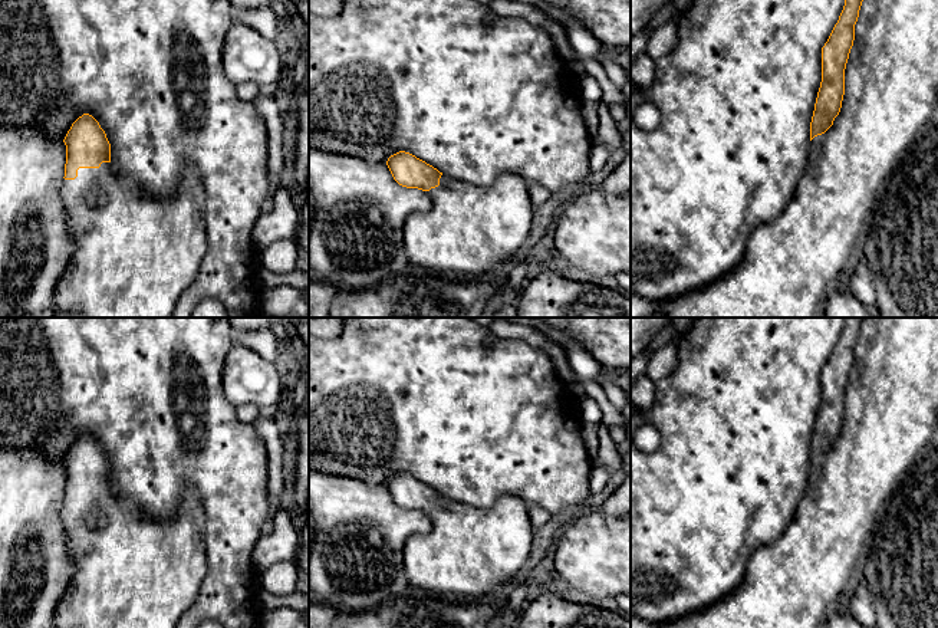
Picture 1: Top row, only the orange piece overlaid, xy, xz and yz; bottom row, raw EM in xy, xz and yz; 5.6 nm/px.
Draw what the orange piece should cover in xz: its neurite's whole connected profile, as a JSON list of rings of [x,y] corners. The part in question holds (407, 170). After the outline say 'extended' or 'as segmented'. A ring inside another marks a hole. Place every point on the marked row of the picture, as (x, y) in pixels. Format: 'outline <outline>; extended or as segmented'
outline [[[405,151],[391,155],[386,165],[399,185],[428,191],[432,200],[429,211],[414,213],[404,224],[404,247],[414,270],[483,280],[493,277],[494,269],[514,256],[530,237],[534,208],[527,183],[519,175],[504,174],[490,187],[477,187],[452,180]]]; extended

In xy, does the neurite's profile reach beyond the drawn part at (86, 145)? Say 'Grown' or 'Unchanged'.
Grown

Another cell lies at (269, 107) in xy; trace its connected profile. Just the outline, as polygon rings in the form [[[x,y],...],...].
[[[263,89],[253,101],[260,119],[263,121],[269,137],[267,175],[271,191],[282,188],[282,174],[286,164],[284,132],[284,106],[277,92]]]

